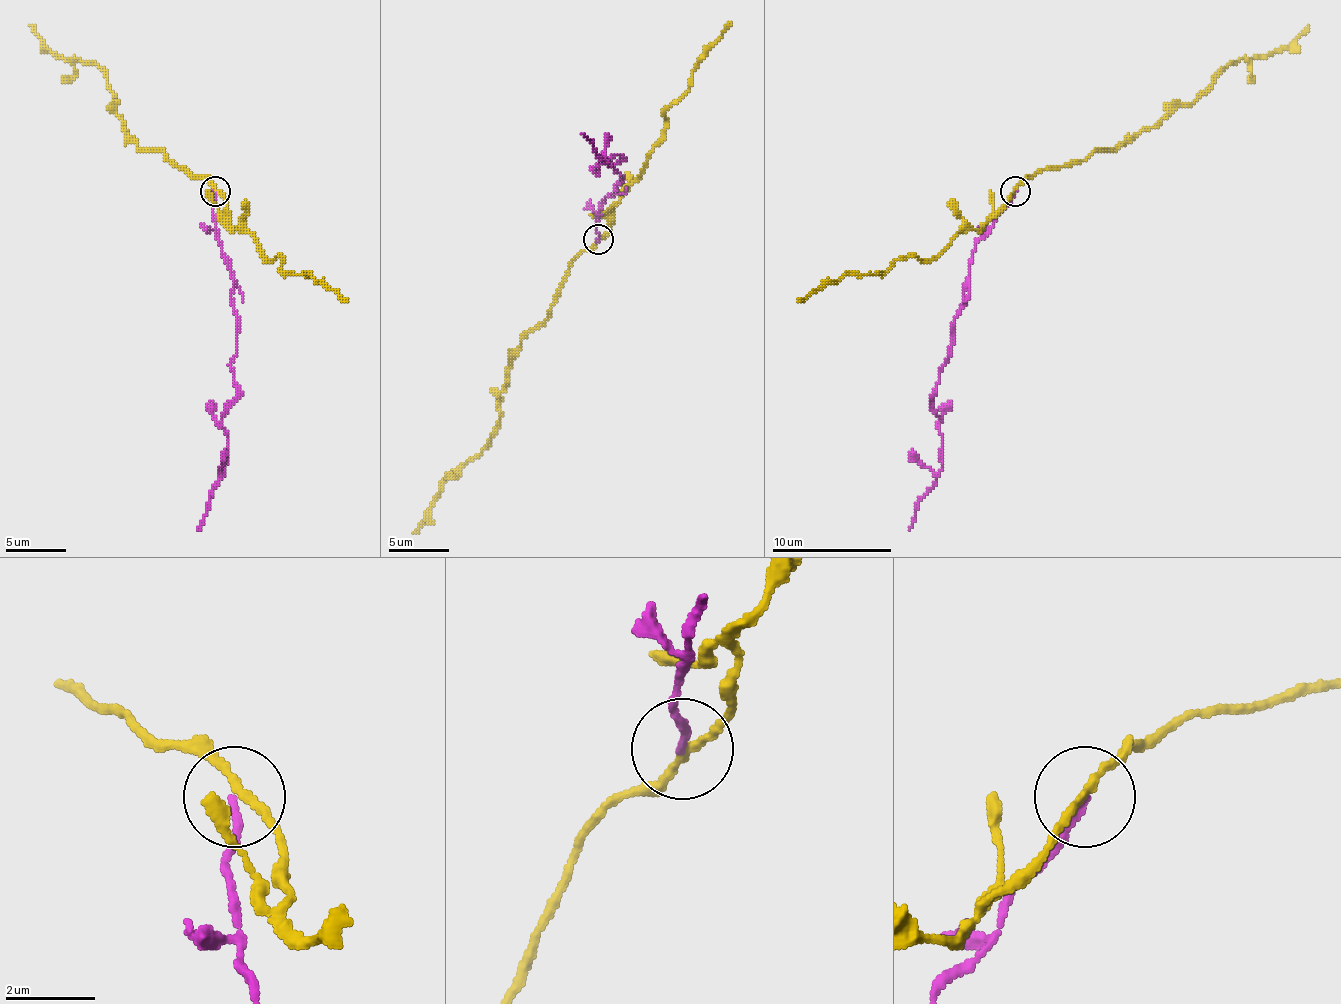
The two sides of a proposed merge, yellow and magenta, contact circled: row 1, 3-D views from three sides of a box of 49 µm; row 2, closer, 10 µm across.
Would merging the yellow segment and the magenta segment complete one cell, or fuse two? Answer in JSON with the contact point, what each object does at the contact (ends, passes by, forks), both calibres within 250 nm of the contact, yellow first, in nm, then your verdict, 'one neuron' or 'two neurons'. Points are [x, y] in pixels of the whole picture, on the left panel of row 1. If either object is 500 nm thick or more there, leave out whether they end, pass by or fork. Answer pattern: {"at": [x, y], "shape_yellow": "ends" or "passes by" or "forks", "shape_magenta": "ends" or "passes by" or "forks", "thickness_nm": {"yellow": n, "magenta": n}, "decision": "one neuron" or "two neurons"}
{"at": [215, 191], "shape_yellow": "passes by", "shape_magenta": "ends", "thickness_nm": {"yellow": 170, "magenta": 170}, "decision": "two neurons"}

